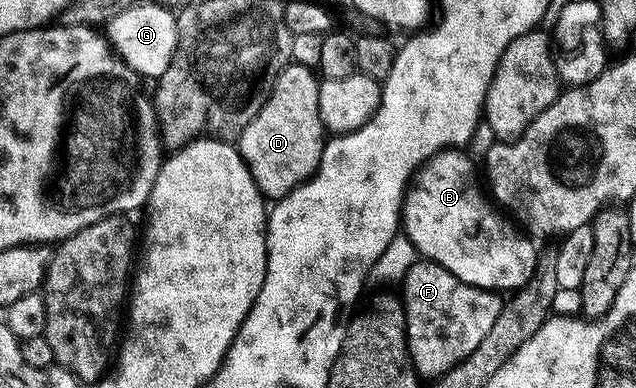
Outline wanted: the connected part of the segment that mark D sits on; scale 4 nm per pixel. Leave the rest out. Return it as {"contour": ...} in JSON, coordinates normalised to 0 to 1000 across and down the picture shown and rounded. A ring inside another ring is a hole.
{"contour":[[[458,160],[440,178],[417,260],[404,294],[384,325],[384,335],[371,363],[374,394],[387,420],[387,436],[396,448],[403,479],[420,518],[436,521],[450,505],[461,485],[470,485],[476,469],[486,464],[500,436],[509,379],[509,332],[503,304],[500,271],[502,198],[486,173]]]}

